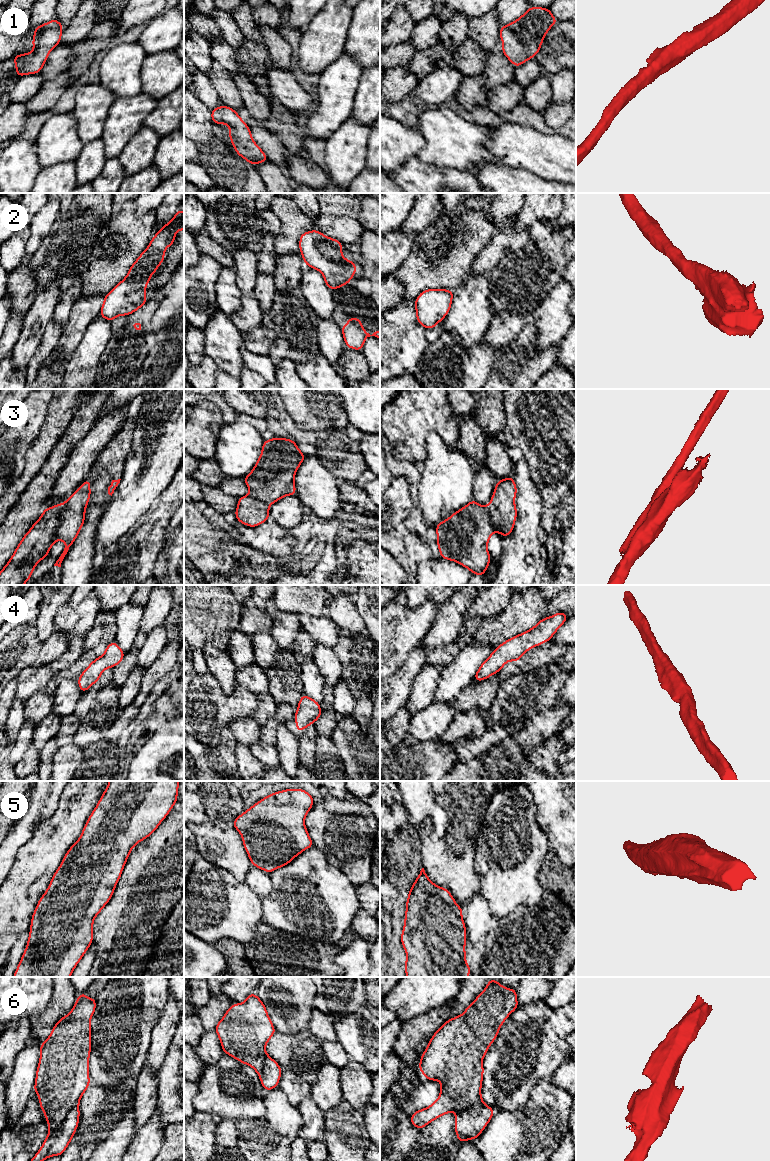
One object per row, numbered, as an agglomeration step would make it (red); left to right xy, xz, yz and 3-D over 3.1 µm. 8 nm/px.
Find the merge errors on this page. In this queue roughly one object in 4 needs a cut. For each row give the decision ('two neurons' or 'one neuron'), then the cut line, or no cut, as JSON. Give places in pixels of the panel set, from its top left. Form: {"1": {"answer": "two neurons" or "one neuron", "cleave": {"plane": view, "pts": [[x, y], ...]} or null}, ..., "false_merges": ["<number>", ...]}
{"1": {"answer": "one neuron", "cleave": null}, "2": {"answer": "one neuron", "cleave": null}, "3": {"answer": "two neurons", "cleave": {"plane": "xy", "pts": [[66, 502], [66, 507], [59, 516], [59, 525], [51, 544]]}}, "4": {"answer": "one neuron", "cleave": null}, "5": {"answer": "one neuron", "cleave": null}, "6": {"answer": "one neuron", "cleave": null}, "false_merges": ["3"]}

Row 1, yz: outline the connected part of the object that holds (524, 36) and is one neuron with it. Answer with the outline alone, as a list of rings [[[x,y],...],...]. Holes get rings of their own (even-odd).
[[[529,7],[521,17],[500,27],[499,36],[504,43],[501,52],[516,68],[519,67],[538,54],[546,33],[557,23],[557,19],[554,18],[549,8]]]

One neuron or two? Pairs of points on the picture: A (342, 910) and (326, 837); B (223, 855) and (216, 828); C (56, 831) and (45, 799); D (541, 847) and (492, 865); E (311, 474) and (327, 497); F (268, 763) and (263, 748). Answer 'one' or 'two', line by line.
A: two
B: one
C: two
D: one
E: one
F: one

